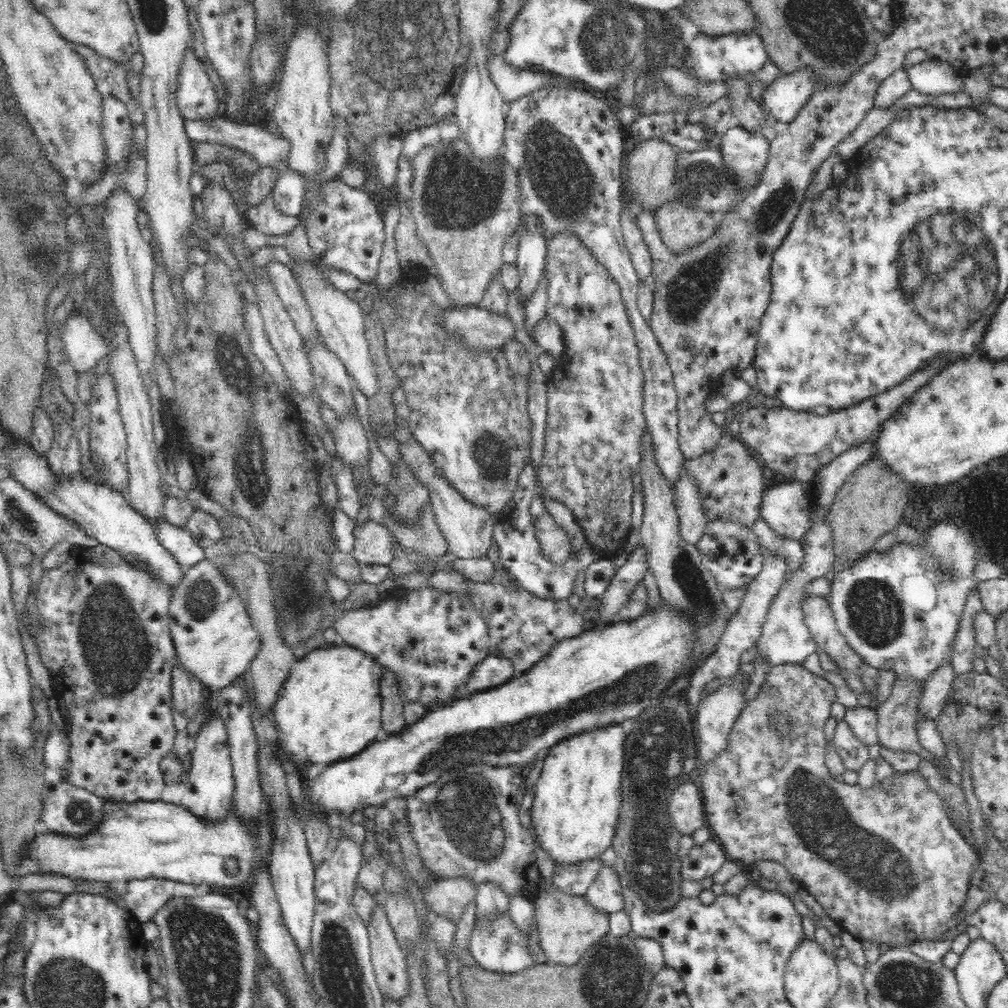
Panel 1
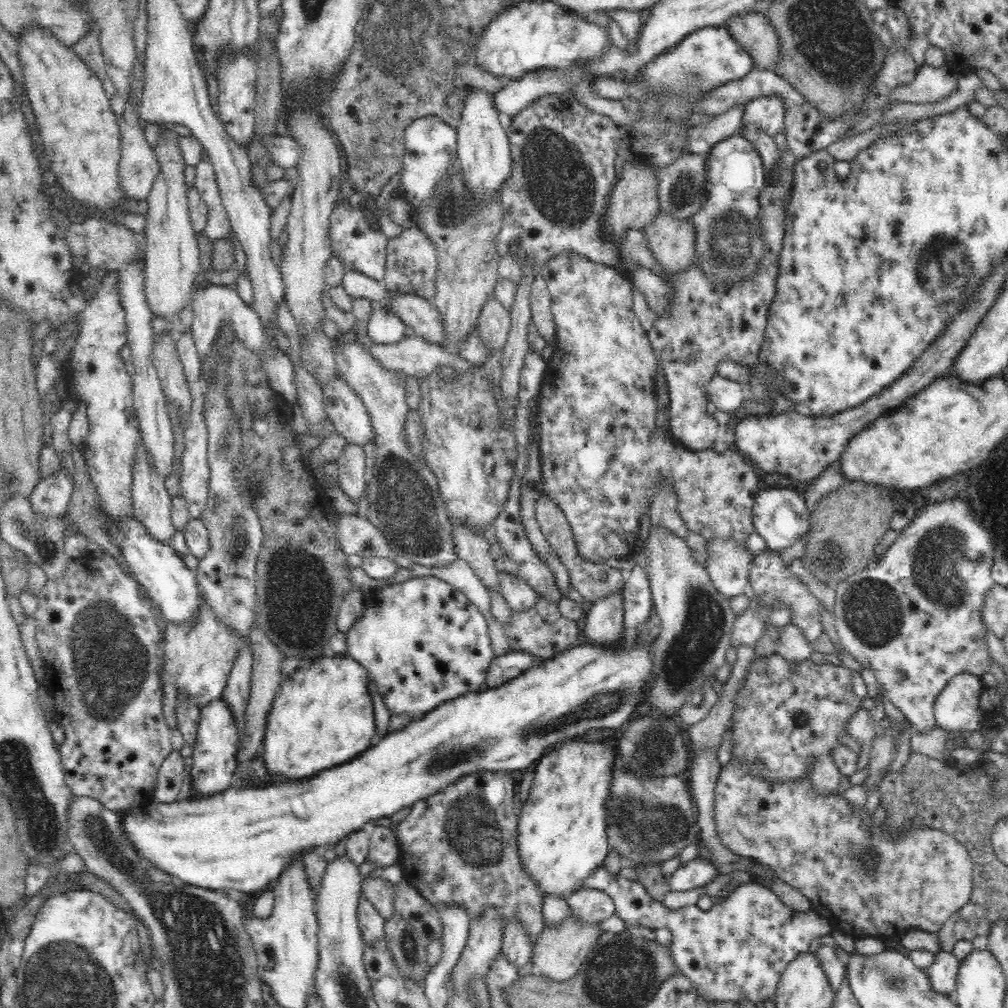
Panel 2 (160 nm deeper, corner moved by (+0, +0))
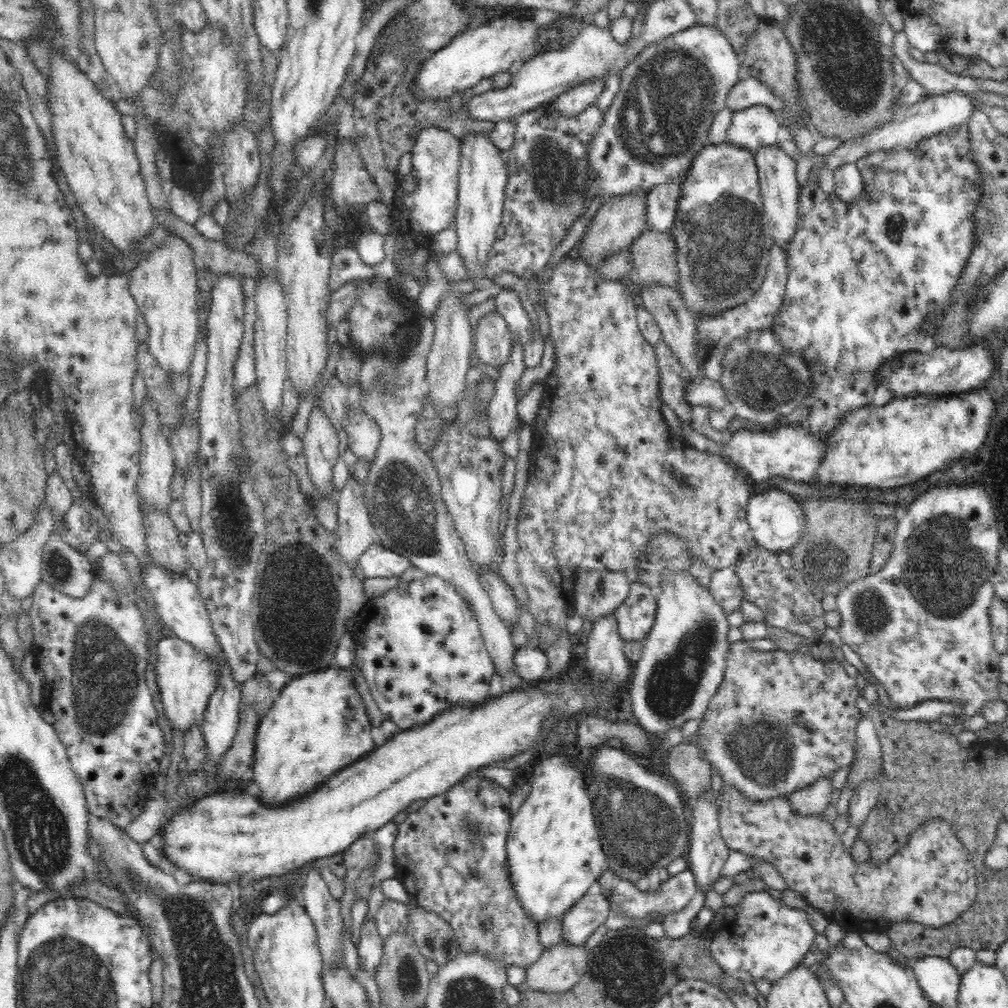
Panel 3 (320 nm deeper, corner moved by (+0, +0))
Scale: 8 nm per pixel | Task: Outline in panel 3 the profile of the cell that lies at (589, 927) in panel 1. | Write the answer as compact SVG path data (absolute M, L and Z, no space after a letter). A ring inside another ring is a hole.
M565 937L546 946L533 964L526 968L526 983L540 991L566 992L584 974L589 957L587 942L572 944Z

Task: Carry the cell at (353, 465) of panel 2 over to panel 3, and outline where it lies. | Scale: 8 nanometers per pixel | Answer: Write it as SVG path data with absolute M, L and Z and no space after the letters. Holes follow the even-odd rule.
M350 474L340 490L337 507L340 517L337 551L355 568L356 561L376 540L369 518L366 489L355 475Z

